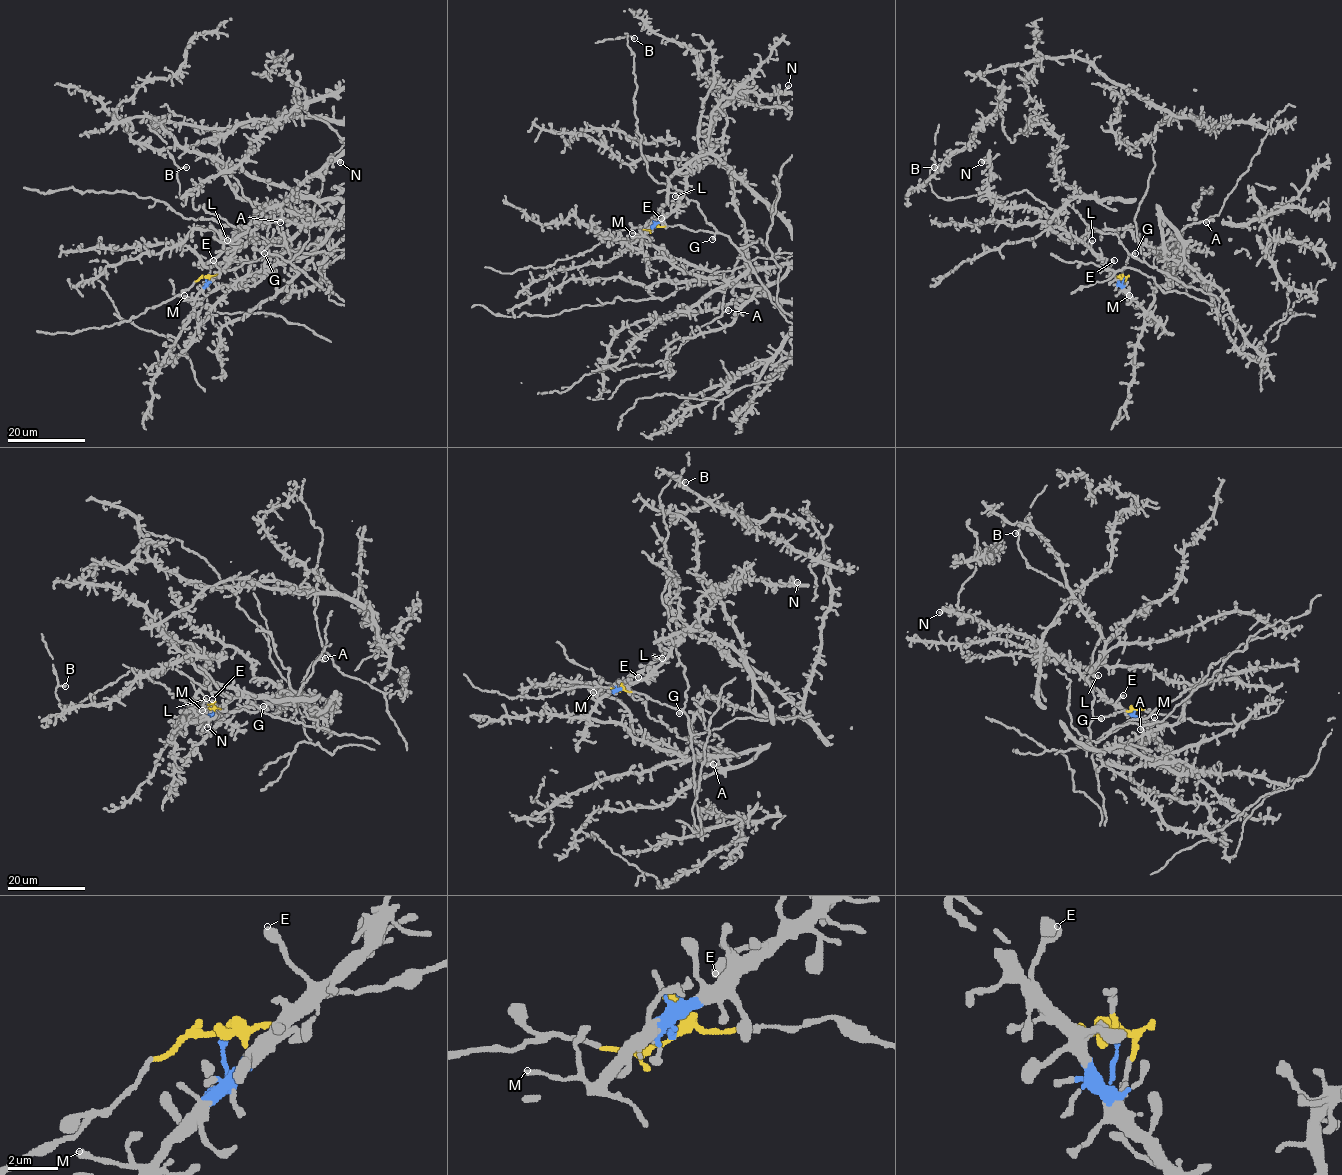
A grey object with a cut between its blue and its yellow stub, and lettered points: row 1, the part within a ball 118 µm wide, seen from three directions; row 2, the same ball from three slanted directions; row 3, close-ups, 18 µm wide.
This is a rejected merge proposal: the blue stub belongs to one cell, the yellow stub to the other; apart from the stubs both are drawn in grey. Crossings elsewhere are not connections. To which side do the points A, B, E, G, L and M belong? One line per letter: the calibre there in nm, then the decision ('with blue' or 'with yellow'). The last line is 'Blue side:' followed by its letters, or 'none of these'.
A: 320 nm | with yellow
B: 300 nm | with yellow
E: 400 nm | with blue
G: 400 nm | with yellow
L: 360 nm | with blue
M: 190 nm | with blue
Blue side: E, L, M

